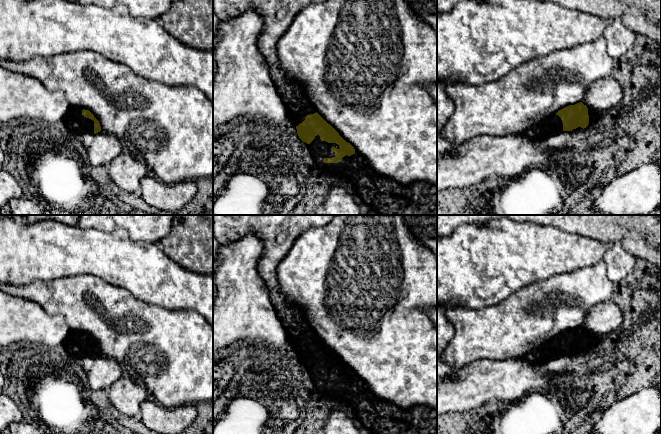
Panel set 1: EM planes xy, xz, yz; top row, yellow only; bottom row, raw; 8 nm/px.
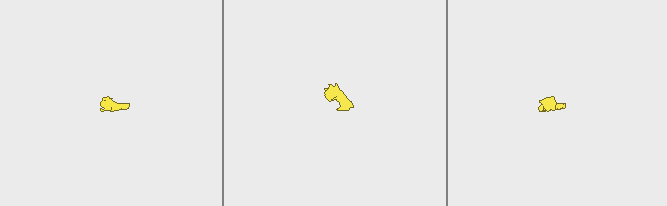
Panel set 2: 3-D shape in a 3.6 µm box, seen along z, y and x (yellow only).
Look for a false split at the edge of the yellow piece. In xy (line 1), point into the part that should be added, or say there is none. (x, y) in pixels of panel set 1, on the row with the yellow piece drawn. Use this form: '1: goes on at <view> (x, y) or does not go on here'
1: goes on at xy (74, 123)

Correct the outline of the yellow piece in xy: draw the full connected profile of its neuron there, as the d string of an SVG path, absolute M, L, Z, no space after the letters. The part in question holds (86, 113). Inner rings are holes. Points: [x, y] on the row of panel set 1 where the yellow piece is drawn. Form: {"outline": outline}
{"outline": "M71 107L60 125L69 136L80 136L86 132L96 134L101 131L100 123L94 115L89 110L82 110L78 107Z"}

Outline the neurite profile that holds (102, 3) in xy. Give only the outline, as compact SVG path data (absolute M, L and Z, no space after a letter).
M77 0L82 5L95 5L102 8L113 8L117 2L116 0Z

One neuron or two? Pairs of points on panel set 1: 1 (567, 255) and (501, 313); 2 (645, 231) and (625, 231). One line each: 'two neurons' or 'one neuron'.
1: two neurons
2: one neuron

